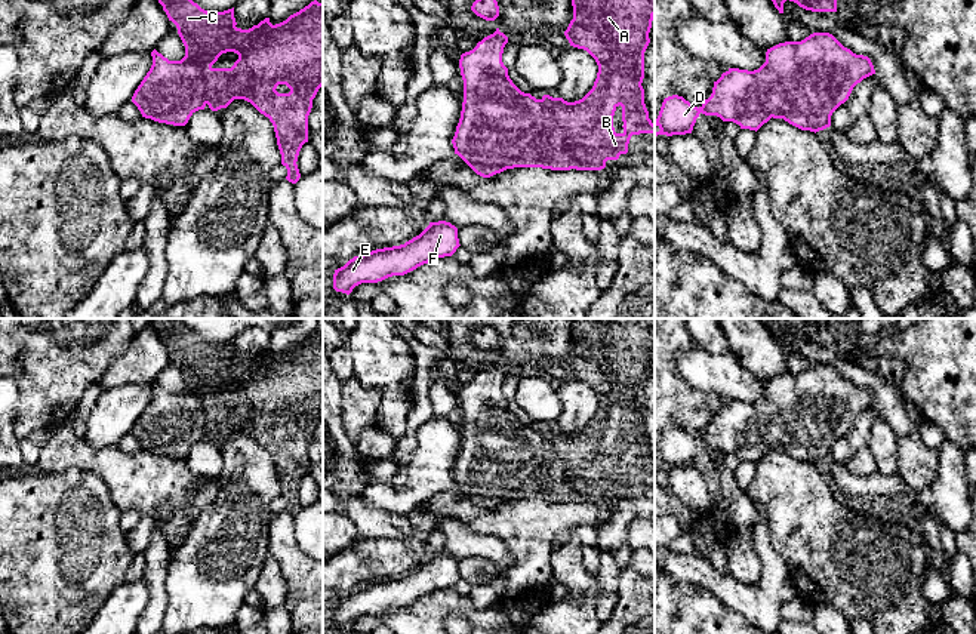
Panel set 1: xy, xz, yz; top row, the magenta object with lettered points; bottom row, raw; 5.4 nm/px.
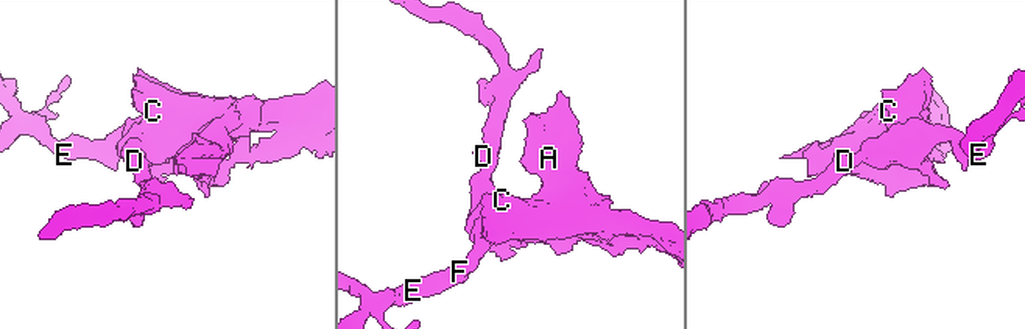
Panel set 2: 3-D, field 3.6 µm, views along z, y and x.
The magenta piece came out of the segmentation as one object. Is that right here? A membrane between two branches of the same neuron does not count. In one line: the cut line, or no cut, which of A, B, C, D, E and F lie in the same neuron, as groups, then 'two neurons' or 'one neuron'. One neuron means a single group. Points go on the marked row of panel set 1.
cut none; groups A B C D E F; one neuron

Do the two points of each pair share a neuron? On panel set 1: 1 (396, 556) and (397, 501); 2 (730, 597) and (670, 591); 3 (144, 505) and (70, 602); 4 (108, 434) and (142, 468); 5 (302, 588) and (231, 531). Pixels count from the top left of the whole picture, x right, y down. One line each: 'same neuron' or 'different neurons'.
1: different neurons
2: different neurons
3: different neurons
4: different neurons
5: different neurons

